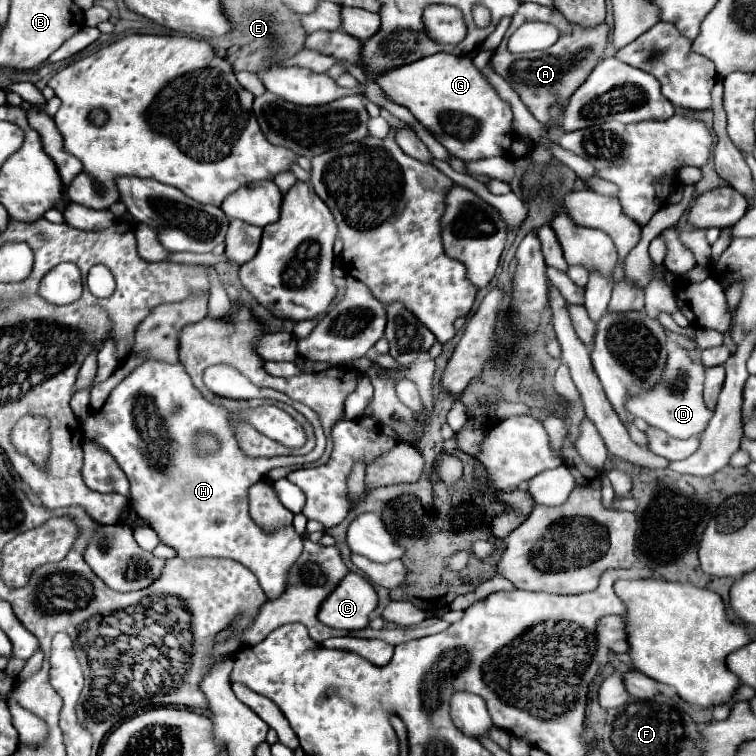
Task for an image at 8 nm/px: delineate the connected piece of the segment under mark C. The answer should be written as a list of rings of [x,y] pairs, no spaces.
[[[348,573],[320,605],[318,619],[336,629],[356,631],[368,625],[368,615],[376,609],[378,595],[360,575]]]

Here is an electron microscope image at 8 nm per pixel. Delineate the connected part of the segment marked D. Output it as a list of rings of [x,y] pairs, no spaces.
[[[674,349],[668,355],[664,383],[646,391],[646,395],[628,399],[626,409],[634,417],[642,417],[648,425],[666,431],[670,437],[676,439],[700,437],[708,427],[708,421],[712,419],[712,411],[706,409],[702,401],[702,383],[704,383],[704,367],[700,363],[694,363],[684,349]]]

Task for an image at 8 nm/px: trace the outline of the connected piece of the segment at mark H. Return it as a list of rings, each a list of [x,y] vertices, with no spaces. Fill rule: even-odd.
[[[146,359],[126,379],[122,379],[122,383],[112,389],[104,407],[96,415],[90,415],[82,427],[86,439],[92,439],[98,445],[106,447],[106,451],[120,463],[130,481],[130,503],[134,511],[150,523],[162,543],[174,547],[178,551],[178,557],[182,559],[228,557],[244,563],[244,567],[248,567],[258,577],[258,583],[264,589],[266,597],[276,599],[286,587],[286,571],[290,569],[290,563],[294,563],[294,559],[298,559],[298,555],[302,553],[304,539],[294,531],[294,527],[282,527],[268,533],[250,517],[248,487],[266,477],[266,473],[272,469],[272,461],[264,457],[248,457],[242,451],[234,429],[234,423],[242,421],[286,447],[302,447],[306,441],[302,425],[296,423],[286,411],[274,405],[260,405],[234,413],[222,405],[210,403],[194,387],[182,363],[164,363],[156,359]],[[152,429],[158,431],[158,439],[154,443]],[[196,431],[212,431],[218,435],[222,447],[214,457],[192,457],[192,439]]]

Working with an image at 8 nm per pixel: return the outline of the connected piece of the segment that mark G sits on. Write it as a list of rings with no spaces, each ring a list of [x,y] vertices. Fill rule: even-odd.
[[[436,53],[414,61],[398,71],[380,75],[378,85],[390,101],[404,105],[410,113],[462,161],[506,157],[514,143],[512,105],[496,93],[488,79],[474,67],[472,59],[450,53]]]

